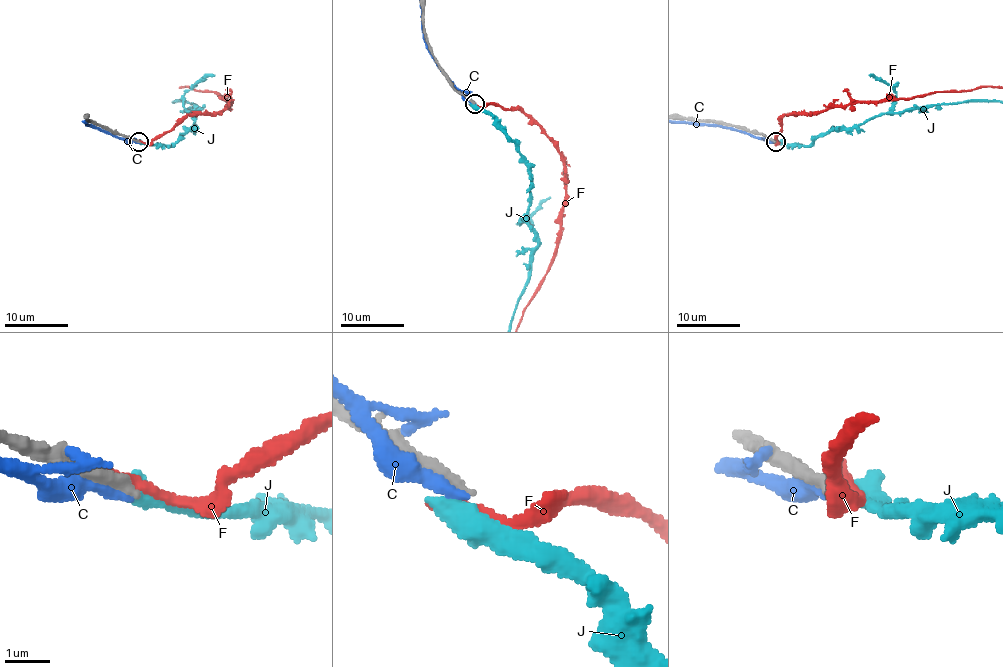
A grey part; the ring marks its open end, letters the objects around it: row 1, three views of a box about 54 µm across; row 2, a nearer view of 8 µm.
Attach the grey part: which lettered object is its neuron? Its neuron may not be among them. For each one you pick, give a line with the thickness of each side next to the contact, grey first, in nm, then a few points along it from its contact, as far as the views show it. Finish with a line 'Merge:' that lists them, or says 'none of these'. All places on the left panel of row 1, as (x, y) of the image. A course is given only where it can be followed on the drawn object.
Merge: none of these

